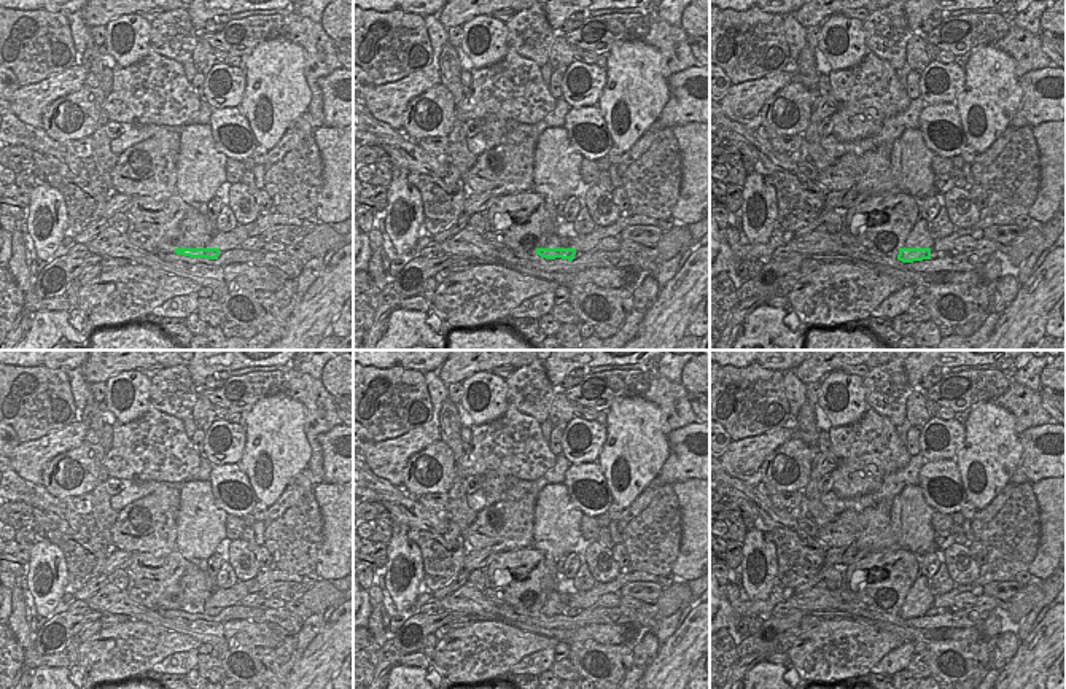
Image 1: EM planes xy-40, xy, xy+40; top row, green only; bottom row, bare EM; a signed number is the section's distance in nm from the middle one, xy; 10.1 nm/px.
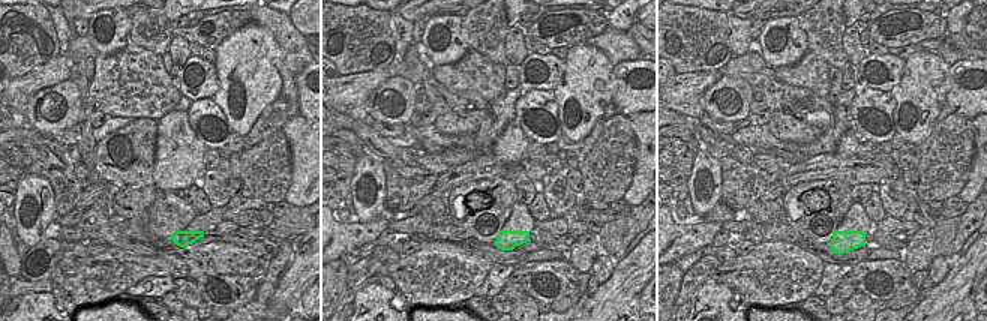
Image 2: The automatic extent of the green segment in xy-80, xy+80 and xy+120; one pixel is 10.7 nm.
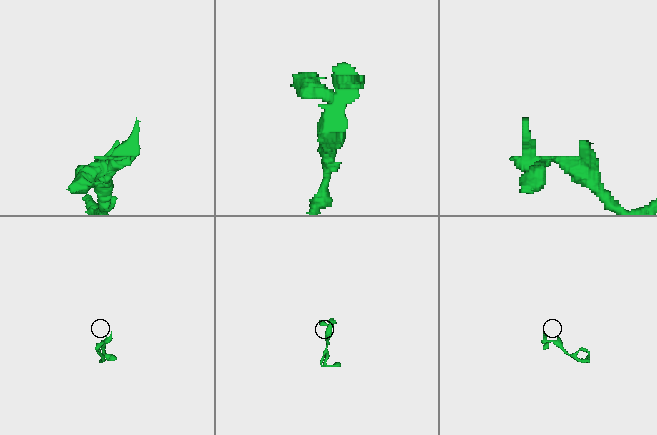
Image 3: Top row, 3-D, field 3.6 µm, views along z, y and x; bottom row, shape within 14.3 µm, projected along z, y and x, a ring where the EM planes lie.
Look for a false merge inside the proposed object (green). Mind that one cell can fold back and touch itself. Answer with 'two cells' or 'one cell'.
one cell

